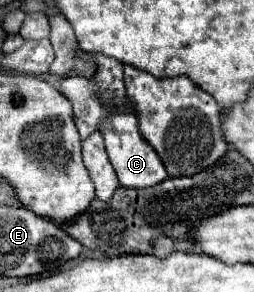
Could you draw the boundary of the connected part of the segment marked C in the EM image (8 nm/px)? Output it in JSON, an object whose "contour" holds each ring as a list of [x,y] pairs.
{"contour":[[[114,114],[114,118],[110,118],[110,122],[106,122],[100,132],[104,136],[110,164],[114,166],[114,172],[124,188],[150,188],[168,178],[158,154],[142,140],[138,132],[138,118],[134,114]]]}

